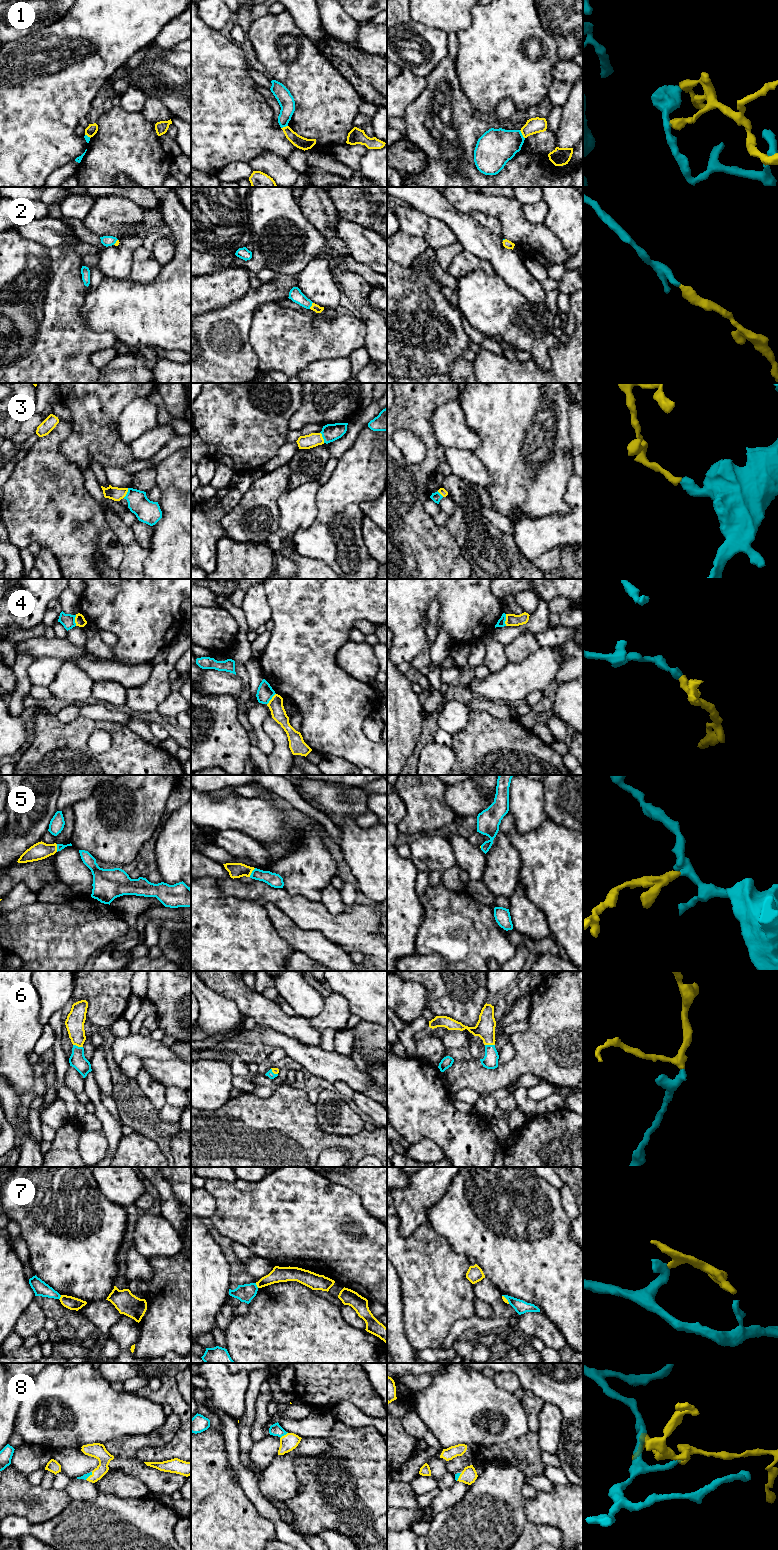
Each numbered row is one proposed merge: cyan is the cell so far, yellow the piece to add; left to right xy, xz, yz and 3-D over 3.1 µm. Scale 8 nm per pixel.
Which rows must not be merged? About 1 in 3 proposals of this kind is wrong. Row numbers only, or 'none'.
1, 4, 7

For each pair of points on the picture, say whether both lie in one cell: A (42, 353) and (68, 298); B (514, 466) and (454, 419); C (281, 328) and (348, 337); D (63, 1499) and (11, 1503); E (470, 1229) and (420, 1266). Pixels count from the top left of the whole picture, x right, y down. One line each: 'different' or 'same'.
A: same
B: different
C: same
D: same
E: different

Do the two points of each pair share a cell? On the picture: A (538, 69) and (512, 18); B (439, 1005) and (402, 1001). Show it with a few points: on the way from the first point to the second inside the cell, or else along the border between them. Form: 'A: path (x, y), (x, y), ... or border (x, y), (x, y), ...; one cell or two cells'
A: path (529, 56), (525, 40), (516, 31); one cell
B: border (415, 983), (419, 983), (424, 988), (427, 1007); two cells

